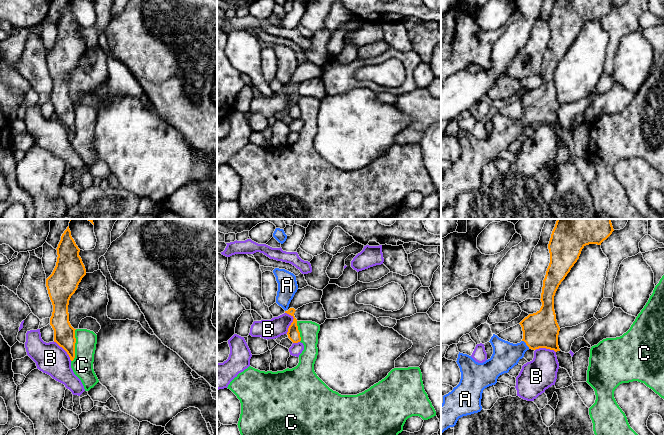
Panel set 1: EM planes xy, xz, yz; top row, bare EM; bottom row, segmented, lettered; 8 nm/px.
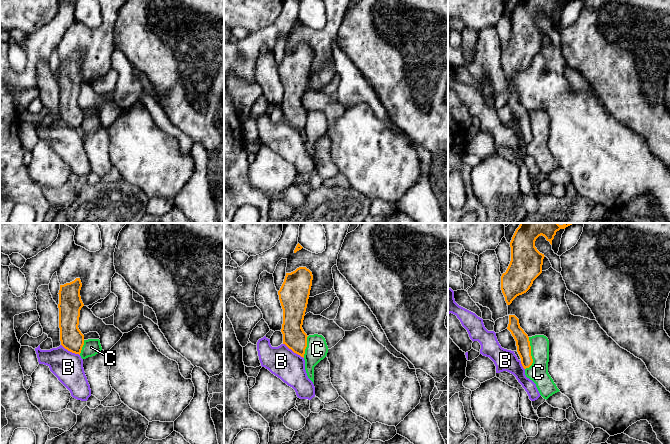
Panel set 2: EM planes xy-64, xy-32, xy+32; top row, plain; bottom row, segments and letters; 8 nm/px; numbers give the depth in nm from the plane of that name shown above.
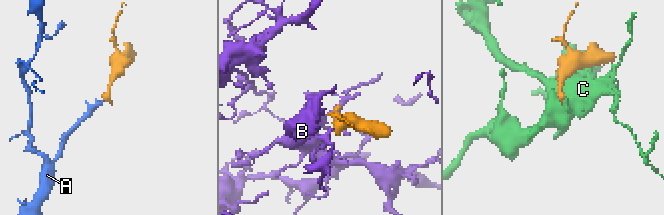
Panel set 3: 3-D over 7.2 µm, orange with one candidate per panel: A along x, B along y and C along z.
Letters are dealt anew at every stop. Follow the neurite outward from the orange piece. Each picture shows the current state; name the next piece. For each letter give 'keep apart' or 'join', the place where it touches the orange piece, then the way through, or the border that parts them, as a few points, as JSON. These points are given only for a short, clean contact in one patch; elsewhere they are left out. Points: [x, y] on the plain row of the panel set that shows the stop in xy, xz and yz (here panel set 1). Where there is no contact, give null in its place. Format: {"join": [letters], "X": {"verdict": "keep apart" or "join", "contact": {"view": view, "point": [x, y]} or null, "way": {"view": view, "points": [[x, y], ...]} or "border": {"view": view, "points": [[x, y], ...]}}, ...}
{"join": ["A"], "A": {"verdict": "join", "contact": {"view": "yz", "point": [526, 120]}, "way": {"view": "yz", "points": [[540, 106], [526, 120], [517, 127], [506, 131]]}}, "B": {"verdict": "keep apart", "contact": {"view": "xz", "point": [292, 98]}, "border": {"view": "xz", "points": [[285, 88], [293, 94], [286, 109]]}}, "C": {"verdict": "keep apart", "contact": {"view": "xy", "point": [74, 121]}, "border": {"view": "xy", "points": [[76, 105], [75, 133], [71, 137]]}}}

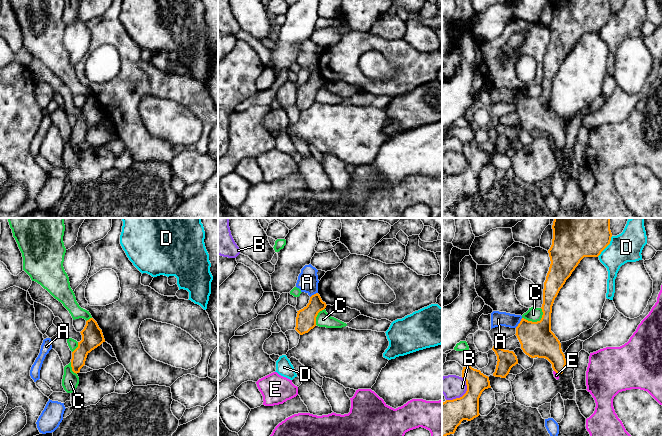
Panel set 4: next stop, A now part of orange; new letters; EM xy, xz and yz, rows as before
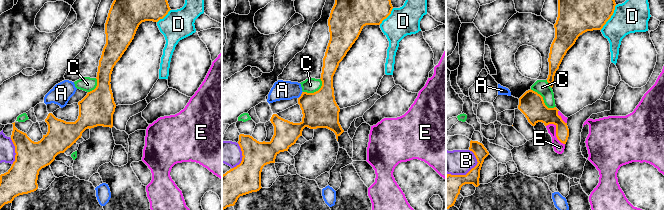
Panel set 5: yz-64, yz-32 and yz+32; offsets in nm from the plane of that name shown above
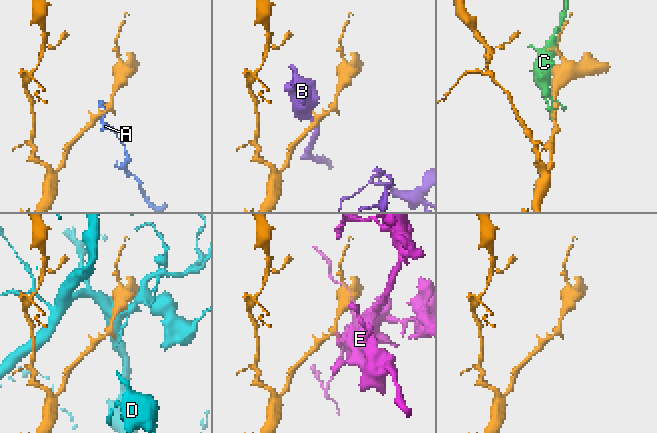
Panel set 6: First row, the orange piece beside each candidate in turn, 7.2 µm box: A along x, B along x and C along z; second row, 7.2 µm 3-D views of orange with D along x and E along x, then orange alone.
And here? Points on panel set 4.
{"join": [], "A": {"verdict": "keep apart", "contact": {"view": "yz", "point": [519, 99]}, "border": {"view": "yz", "points": [[522, 94], [515, 103]]}}, "B": {"verdict": "keep apart", "contact": {"view": "yz", "point": [464, 170]}}, "C": {"verdict": "keep apart", "contact": {"view": "yz", "point": [534, 98]}}, "D": {"verdict": "keep apart", "contact": {"view": "yz", "point": [607, 21]}}, "E": {"verdict": "keep apart", "contact": {"view": "yz", "point": [556, 148]}, "border": {"view": "yz", "points": [[554, 146], [558, 151]]}}}

